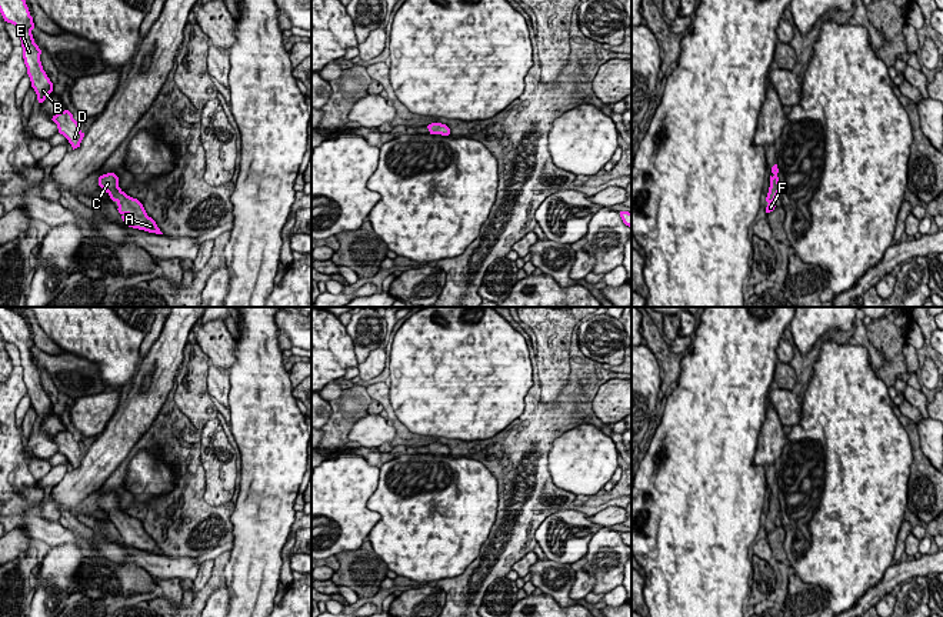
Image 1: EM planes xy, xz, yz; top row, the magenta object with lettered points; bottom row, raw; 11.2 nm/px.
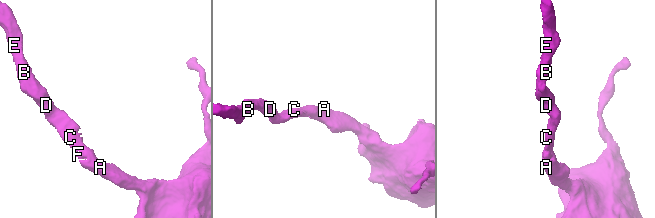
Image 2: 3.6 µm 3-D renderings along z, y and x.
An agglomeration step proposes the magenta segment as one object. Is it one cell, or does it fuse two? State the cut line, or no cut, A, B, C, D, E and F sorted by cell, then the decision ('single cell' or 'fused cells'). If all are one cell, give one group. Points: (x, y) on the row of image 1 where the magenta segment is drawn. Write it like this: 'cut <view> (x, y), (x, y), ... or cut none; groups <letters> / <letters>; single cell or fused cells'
cut none; groups A B C D E F; single cell

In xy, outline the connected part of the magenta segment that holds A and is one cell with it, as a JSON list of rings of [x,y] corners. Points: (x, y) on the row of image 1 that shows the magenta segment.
[[[114,173],[100,176],[99,186],[106,190],[113,201],[117,203],[117,210],[126,226],[149,233],[163,234],[156,221],[147,216],[143,204],[137,199],[127,196],[119,187],[119,177]]]

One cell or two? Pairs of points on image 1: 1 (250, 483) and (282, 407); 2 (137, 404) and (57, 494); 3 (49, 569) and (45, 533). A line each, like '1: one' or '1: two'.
1: one
2: one
3: two

